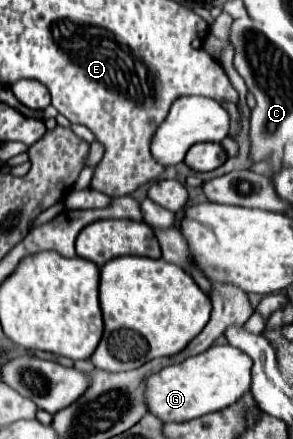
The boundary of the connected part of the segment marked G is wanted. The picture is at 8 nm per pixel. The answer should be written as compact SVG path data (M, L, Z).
M214 345L196 357L188 357L178 365L164 367L162 371L150 375L146 379L144 403L148 411L158 417L162 423L184 423L206 413L220 411L230 403L236 403L250 389L250 369L252 359L232 347L232 345Z

